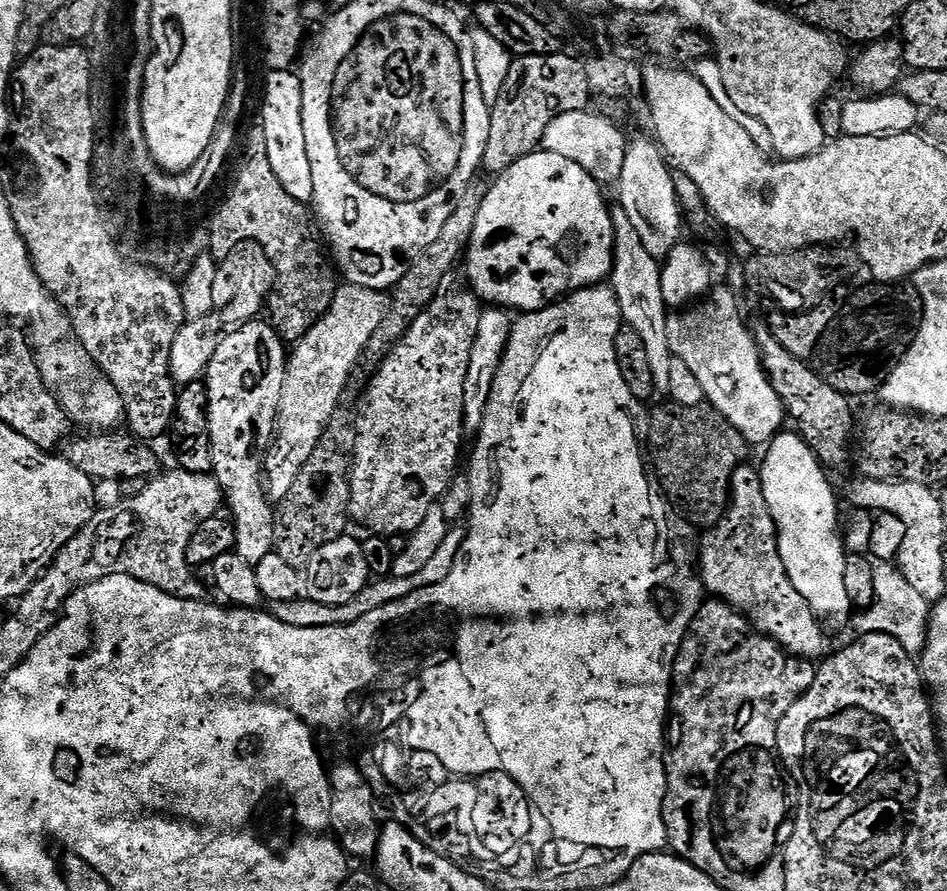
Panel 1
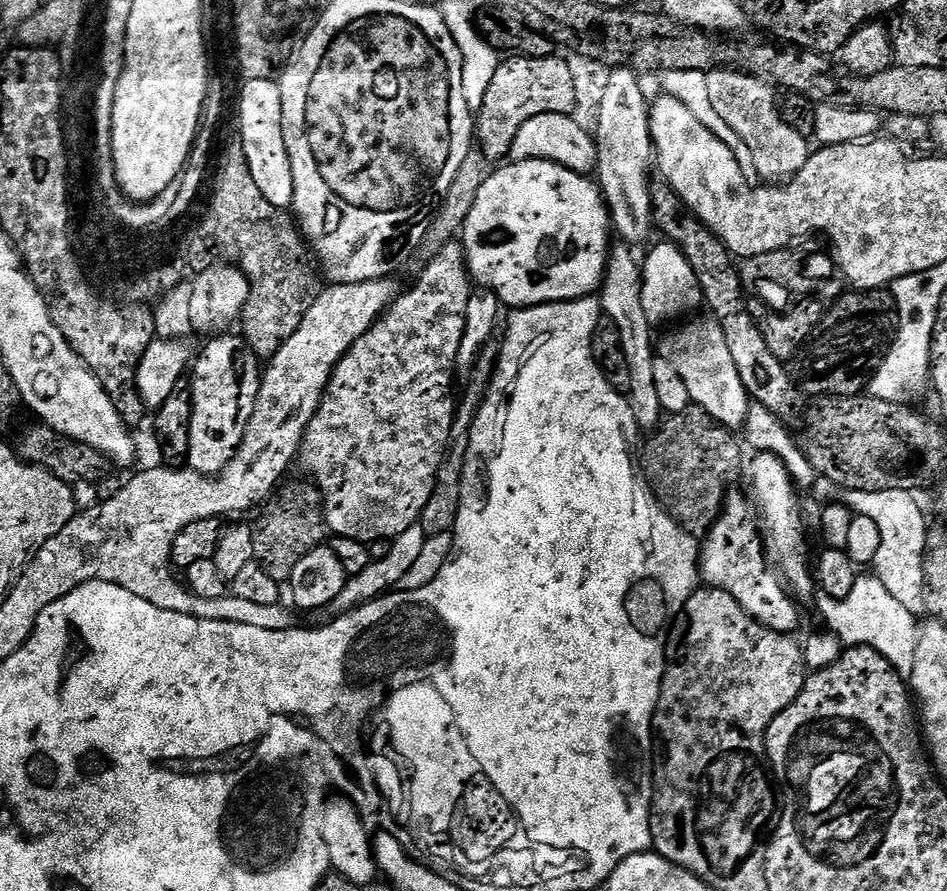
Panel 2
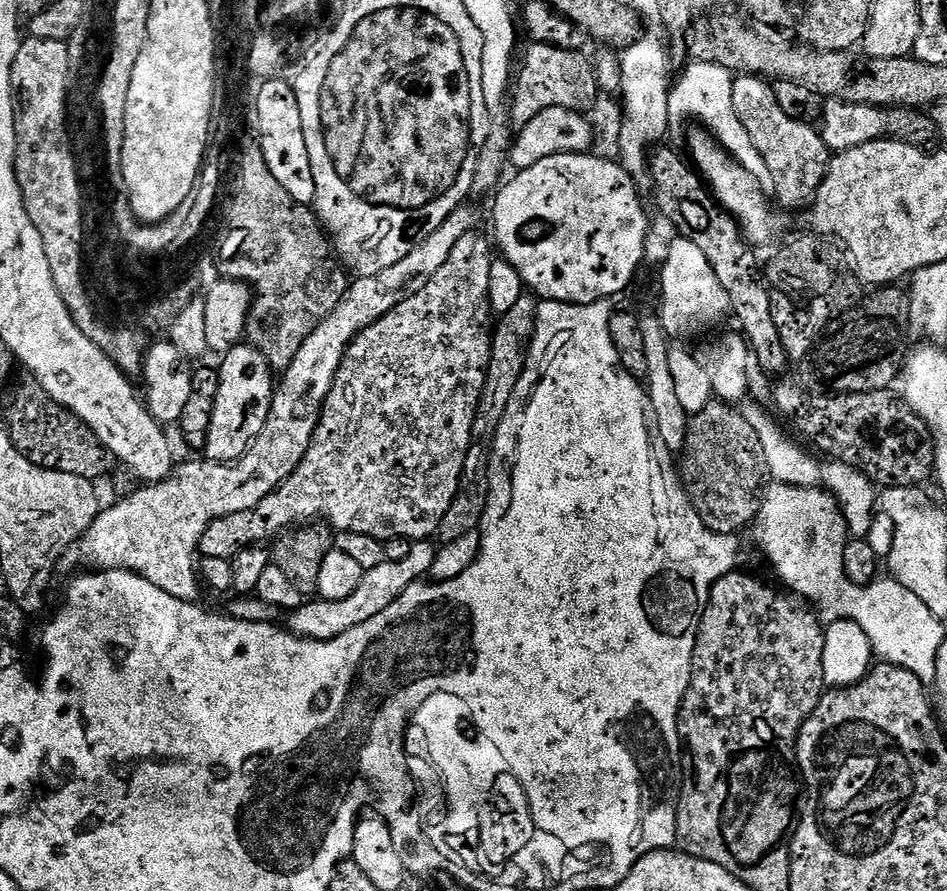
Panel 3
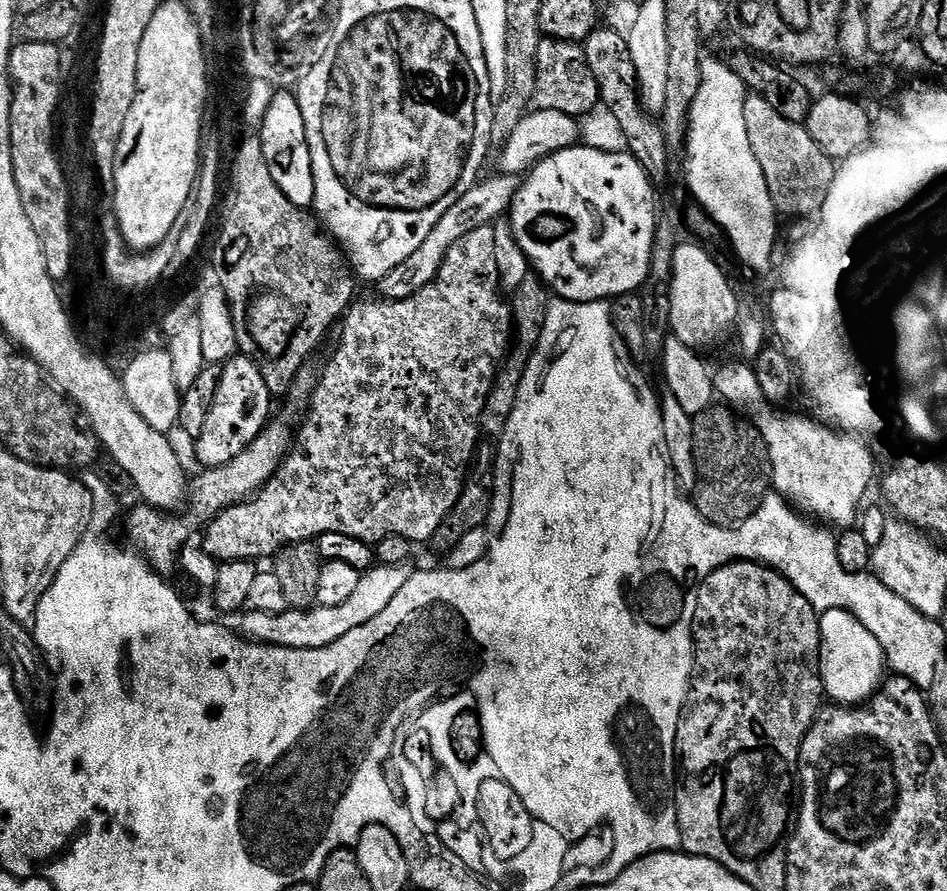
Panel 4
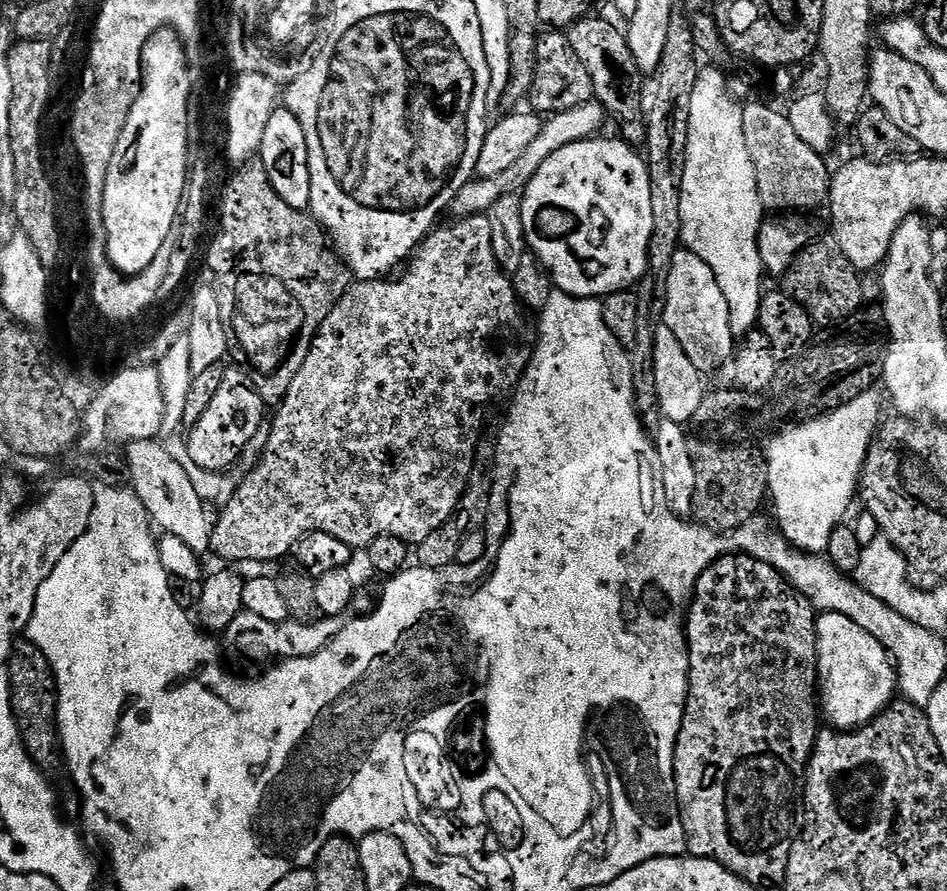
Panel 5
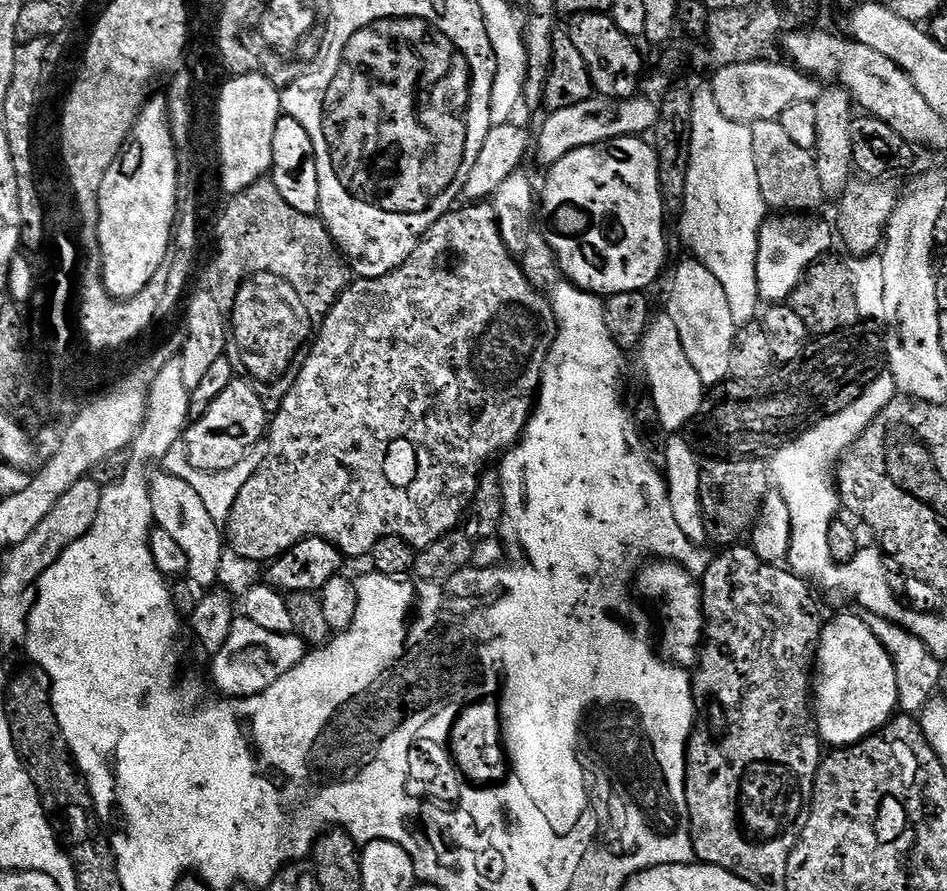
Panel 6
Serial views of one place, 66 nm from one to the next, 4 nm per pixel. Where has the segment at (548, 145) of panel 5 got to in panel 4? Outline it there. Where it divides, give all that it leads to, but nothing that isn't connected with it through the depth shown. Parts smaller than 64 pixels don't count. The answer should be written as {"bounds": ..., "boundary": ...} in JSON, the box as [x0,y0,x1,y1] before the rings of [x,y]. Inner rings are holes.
{"bounds":[379,174,522,300],"boundary":[[[516,174],[495,175],[477,179],[473,187],[465,190],[454,206],[451,206],[450,210],[442,215],[438,221],[438,226],[434,226],[430,238],[426,238],[426,242],[422,242],[422,246],[418,246],[418,250],[414,250],[414,254],[410,254],[406,258],[406,262],[394,266],[394,270],[390,270],[390,274],[386,274],[379,280],[379,295],[383,299],[405,300],[413,296],[415,292],[427,286],[436,277],[454,242],[466,238],[466,234],[470,234],[470,230],[489,227],[493,222],[496,222],[492,220],[498,219],[503,212],[505,215],[509,211],[512,199],[516,196],[516,191],[522,183],[521,177]]]}

